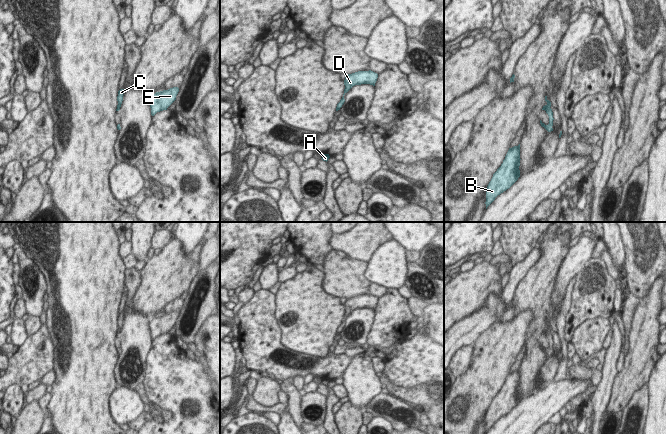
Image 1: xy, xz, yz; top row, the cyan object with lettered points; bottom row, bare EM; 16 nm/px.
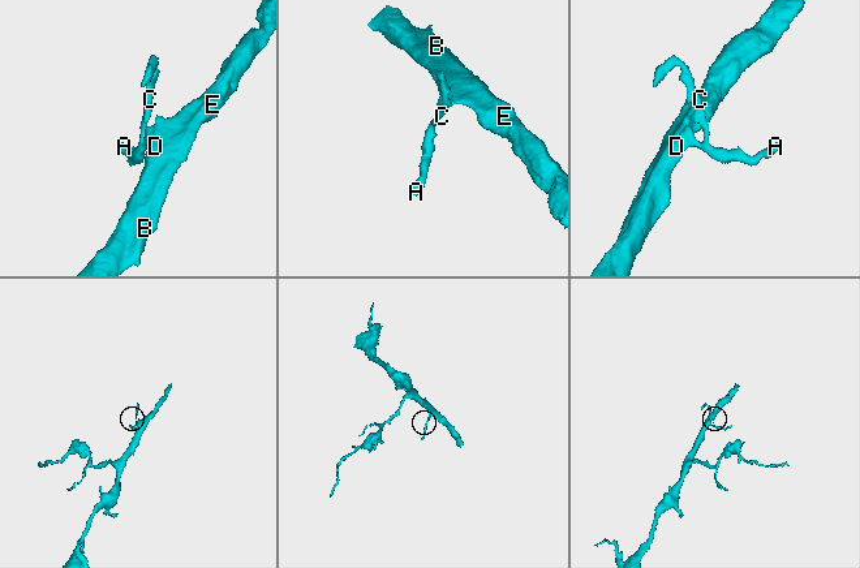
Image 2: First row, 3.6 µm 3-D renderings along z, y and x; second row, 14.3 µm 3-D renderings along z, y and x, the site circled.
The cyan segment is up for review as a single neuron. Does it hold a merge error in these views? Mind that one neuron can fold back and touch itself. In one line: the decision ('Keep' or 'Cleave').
Keep.

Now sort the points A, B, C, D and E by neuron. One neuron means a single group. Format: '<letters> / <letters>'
A B C D E

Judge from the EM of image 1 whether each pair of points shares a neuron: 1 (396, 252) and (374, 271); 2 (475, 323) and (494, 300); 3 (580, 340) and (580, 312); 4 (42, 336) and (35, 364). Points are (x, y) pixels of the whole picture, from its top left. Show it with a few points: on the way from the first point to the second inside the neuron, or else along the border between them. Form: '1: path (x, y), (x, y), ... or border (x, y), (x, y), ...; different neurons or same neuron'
1: path (391, 257), (379, 269); same neuron
2: path (481, 317), (492, 306); same neuron
3: border (602, 317), (582, 322), (571, 341); different neurons
4: path (40, 343), (35, 357); same neuron

